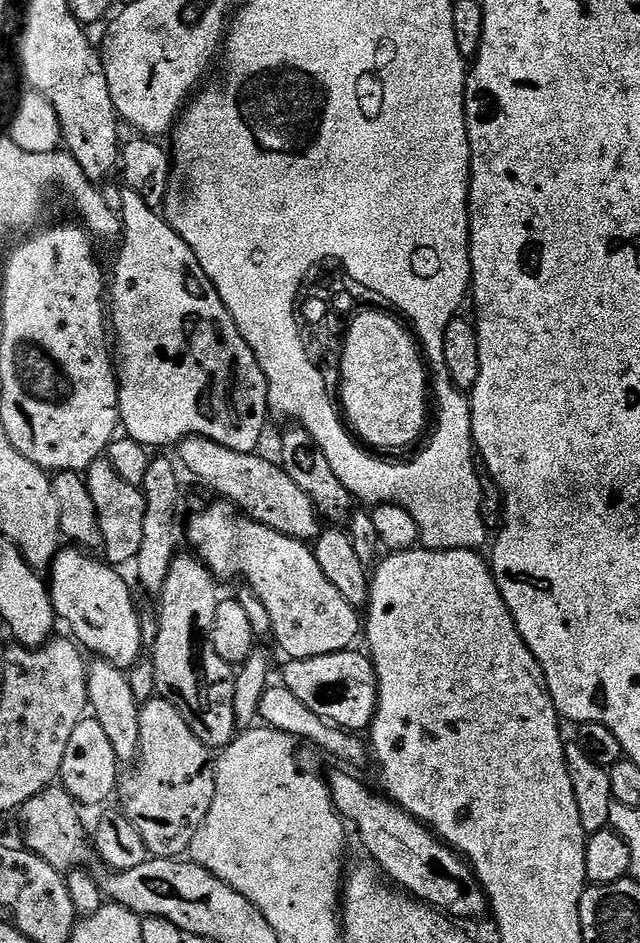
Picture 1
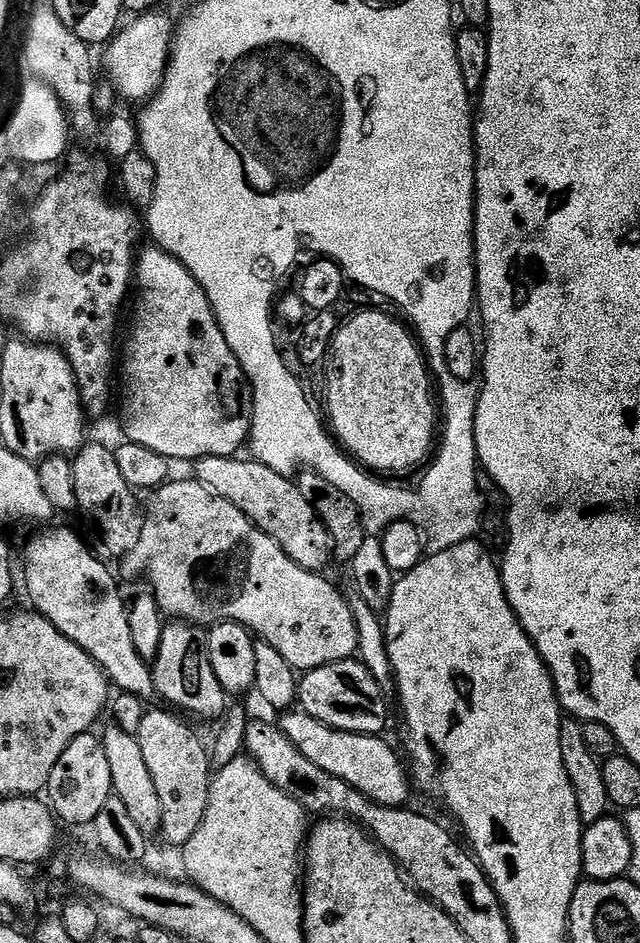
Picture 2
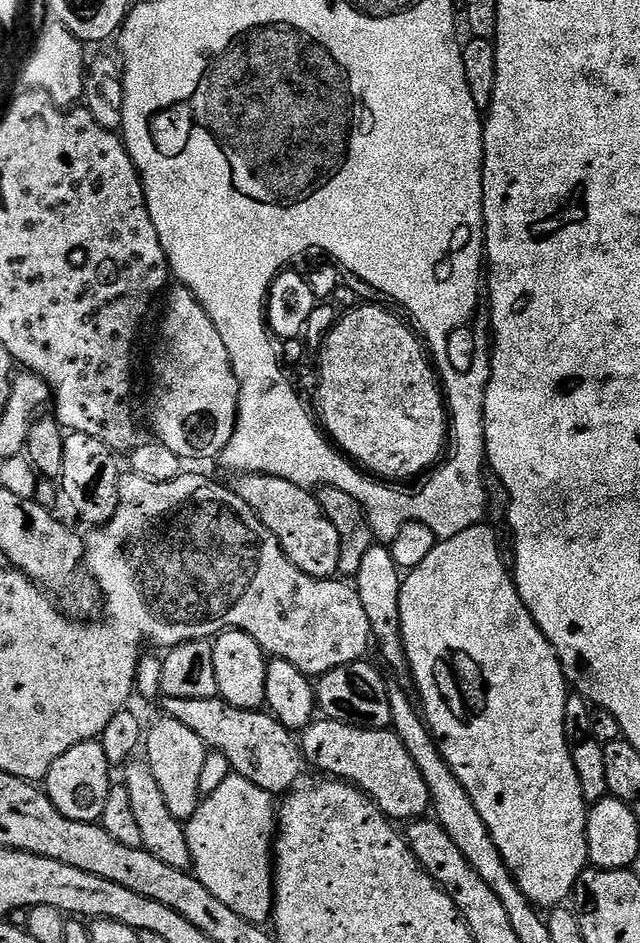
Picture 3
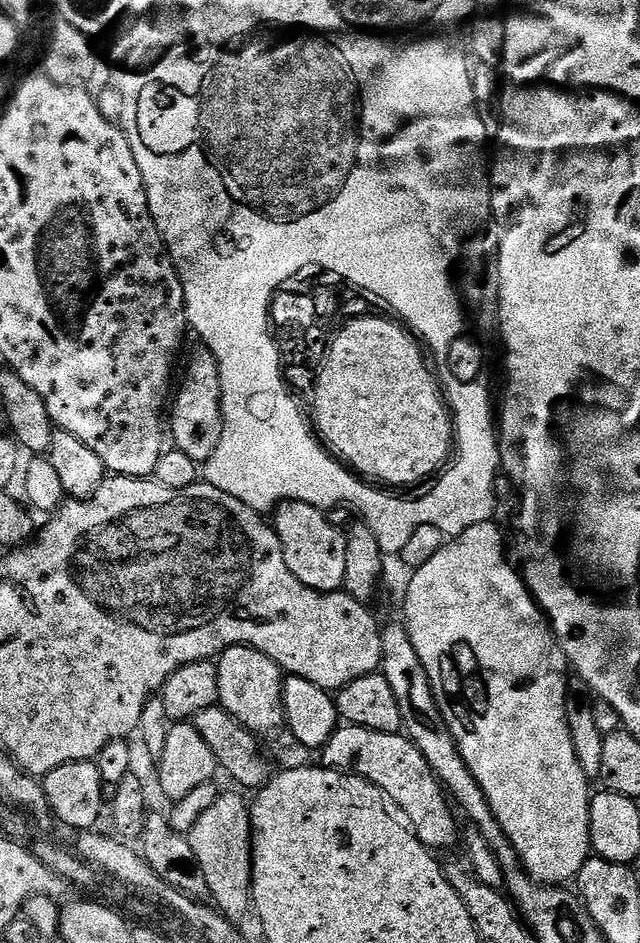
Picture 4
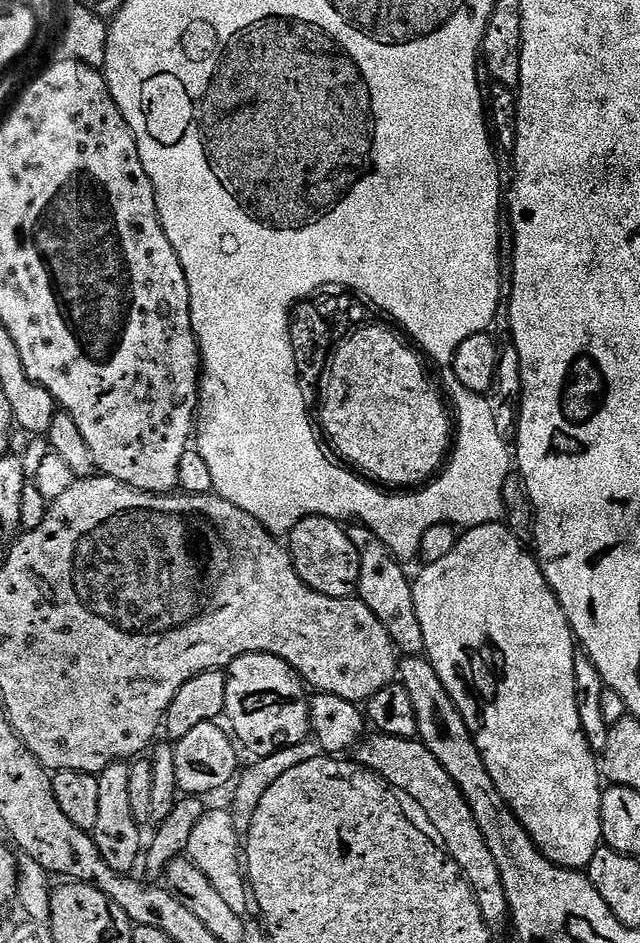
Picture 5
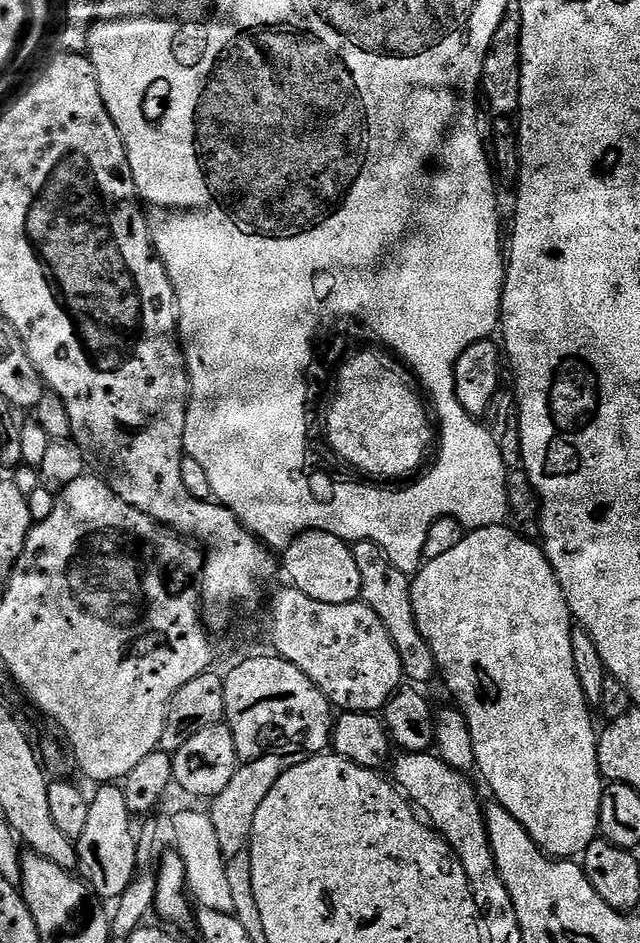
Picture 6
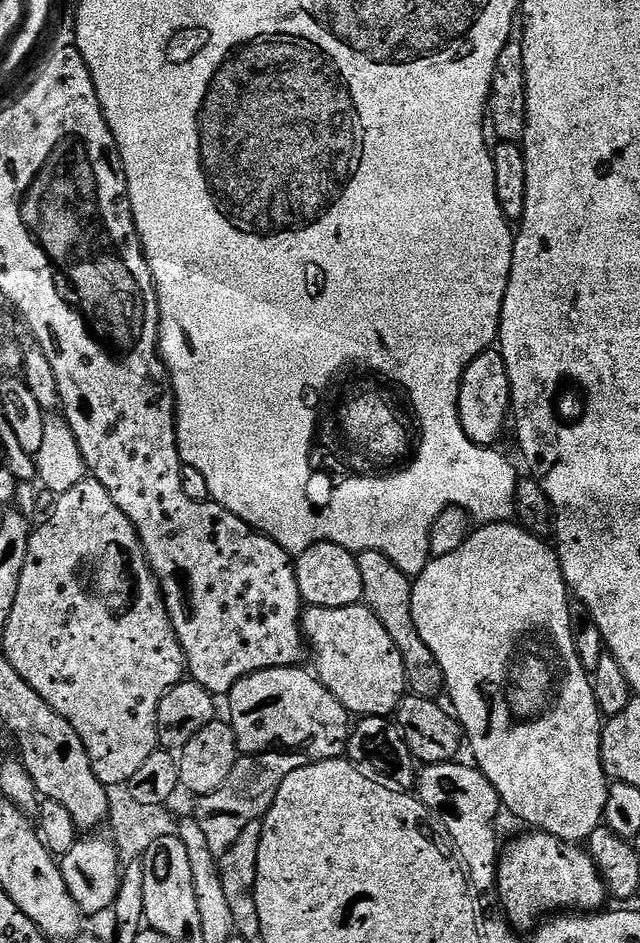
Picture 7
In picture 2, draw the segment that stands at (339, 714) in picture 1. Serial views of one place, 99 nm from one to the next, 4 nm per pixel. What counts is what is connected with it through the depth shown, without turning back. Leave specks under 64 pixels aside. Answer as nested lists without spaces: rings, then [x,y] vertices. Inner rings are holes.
[[[359,659],[339,660],[303,673],[298,680],[298,704],[306,714],[331,728],[354,734],[387,733],[389,697]]]

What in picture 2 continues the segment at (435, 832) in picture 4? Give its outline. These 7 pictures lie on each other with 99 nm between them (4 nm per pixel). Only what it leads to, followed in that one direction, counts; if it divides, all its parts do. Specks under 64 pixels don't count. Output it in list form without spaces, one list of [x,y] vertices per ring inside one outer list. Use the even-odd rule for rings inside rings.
[[[288,710],[281,716],[284,717],[278,720],[278,727],[286,734],[286,738],[290,738],[290,742],[294,742],[294,746],[298,746],[298,750],[302,750],[302,754],[306,754],[306,758],[310,758],[310,762],[322,766],[322,770],[330,770],[330,774],[336,778],[350,782],[350,786],[366,794],[376,804],[399,808],[409,803],[408,795],[414,792],[409,769],[402,756],[400,761],[399,754],[384,741],[383,735],[343,732],[318,722],[318,718],[302,710]]]

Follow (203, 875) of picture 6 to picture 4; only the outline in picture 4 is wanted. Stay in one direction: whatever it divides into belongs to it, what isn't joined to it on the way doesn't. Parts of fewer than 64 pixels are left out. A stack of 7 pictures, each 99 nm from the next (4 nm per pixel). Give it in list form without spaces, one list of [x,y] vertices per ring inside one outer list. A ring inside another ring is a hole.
[[[225,791],[198,818],[196,827],[187,833],[190,846],[194,850],[194,858],[198,858],[198,866],[202,866],[202,874],[206,874],[206,886],[211,903],[219,908],[230,920],[239,921],[240,916],[249,915],[252,908],[252,814],[249,801],[239,796],[241,793]]]

